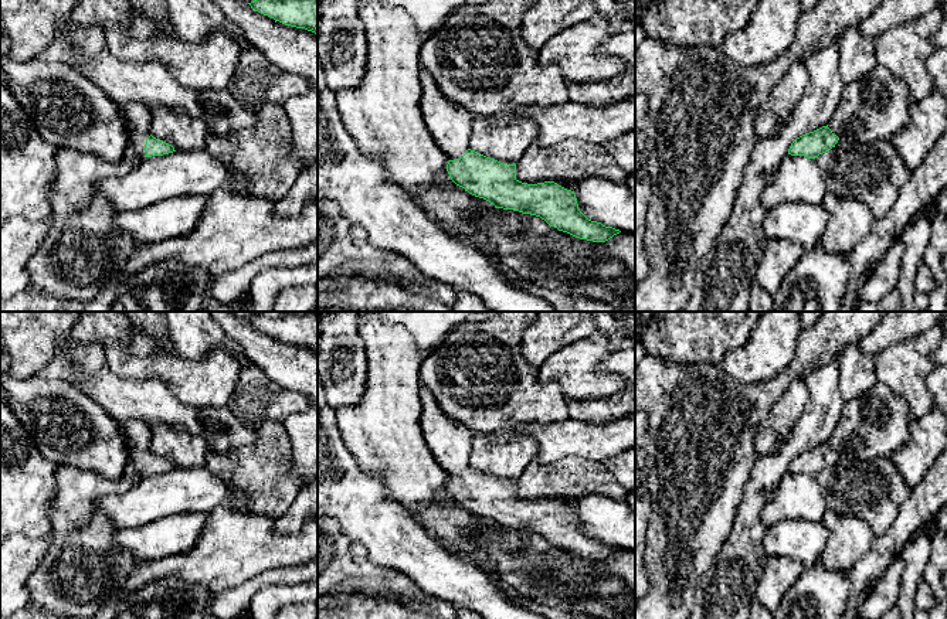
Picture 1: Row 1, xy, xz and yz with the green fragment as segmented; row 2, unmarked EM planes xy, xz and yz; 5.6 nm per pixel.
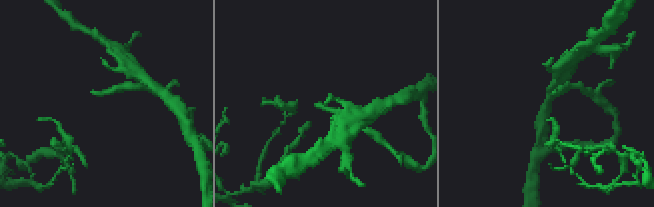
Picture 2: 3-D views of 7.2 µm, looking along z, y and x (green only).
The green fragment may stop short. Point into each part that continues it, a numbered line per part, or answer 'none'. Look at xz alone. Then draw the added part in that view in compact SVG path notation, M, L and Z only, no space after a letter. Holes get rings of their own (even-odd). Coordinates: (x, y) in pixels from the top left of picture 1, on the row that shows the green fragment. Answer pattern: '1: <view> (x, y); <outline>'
1: xz (450, 125); M425 69L420 72L420 81L422 86L420 112L432 139L449 160L461 159L469 149L475 115L445 99Z

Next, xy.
1: xy (138, 118); M139 103L121 105L121 109L129 129L123 160L138 163L146 157L145 144L150 136L150 110Z

